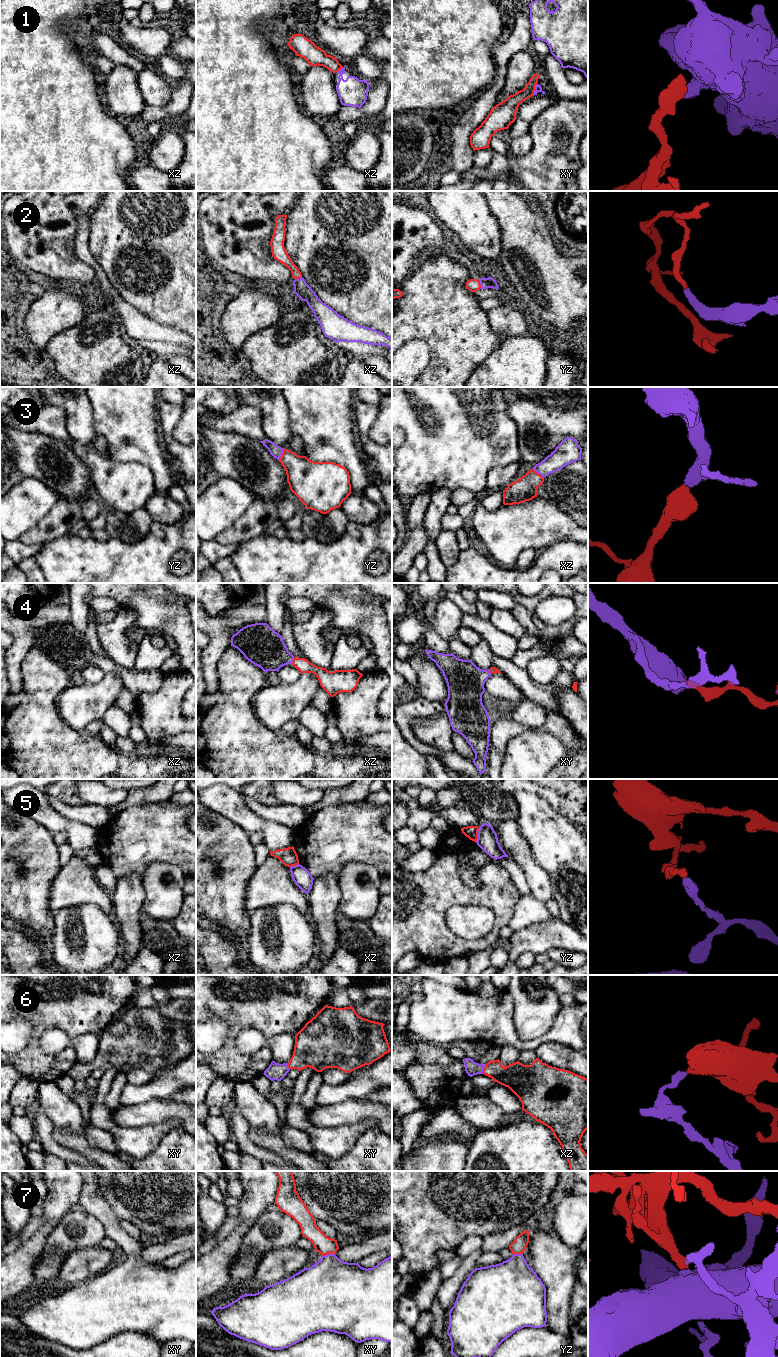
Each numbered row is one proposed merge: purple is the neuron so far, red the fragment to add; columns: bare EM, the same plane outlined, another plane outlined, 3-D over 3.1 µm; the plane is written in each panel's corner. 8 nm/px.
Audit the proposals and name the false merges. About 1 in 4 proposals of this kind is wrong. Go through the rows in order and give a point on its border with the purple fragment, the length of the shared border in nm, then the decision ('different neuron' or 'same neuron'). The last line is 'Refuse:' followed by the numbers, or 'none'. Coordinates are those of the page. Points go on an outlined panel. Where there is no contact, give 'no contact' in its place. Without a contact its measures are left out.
1: xy (535, 89) | 90 nm | different neuron
2: yz (480, 284) | 70 nm | same neuron
3: yz (281, 455) | 100 nm | same neuron
4: xz (292, 661) | 70 nm | same neuron
5: yz (478, 834) | 120 nm | different neuron
6: xz (483, 1068) | 90 nm | same neuron
7: xy (327, 1254) | 110 nm | same neuron
Refuse: 1, 5

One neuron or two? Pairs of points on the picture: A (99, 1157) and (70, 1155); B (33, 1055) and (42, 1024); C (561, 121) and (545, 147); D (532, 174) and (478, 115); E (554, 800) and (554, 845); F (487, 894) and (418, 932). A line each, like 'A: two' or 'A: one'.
A: two
B: one
C: one
D: two
E: two
F: one

